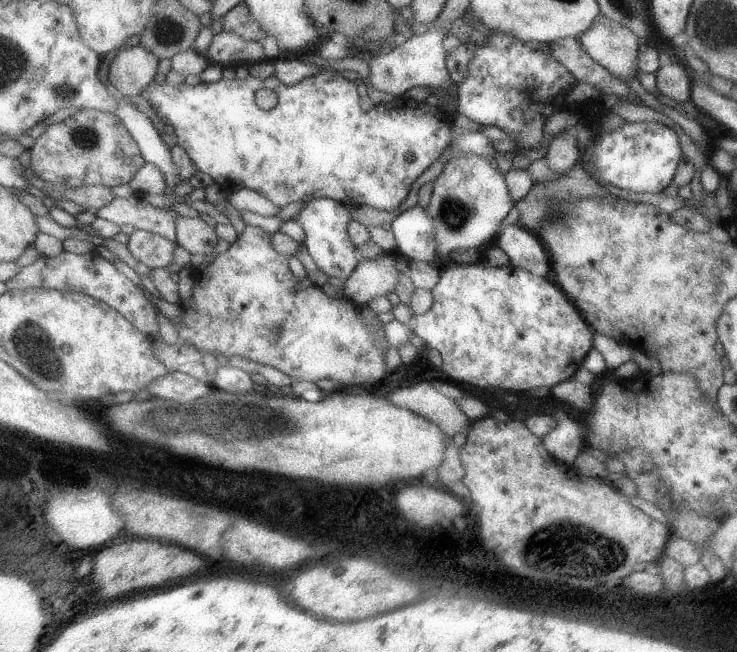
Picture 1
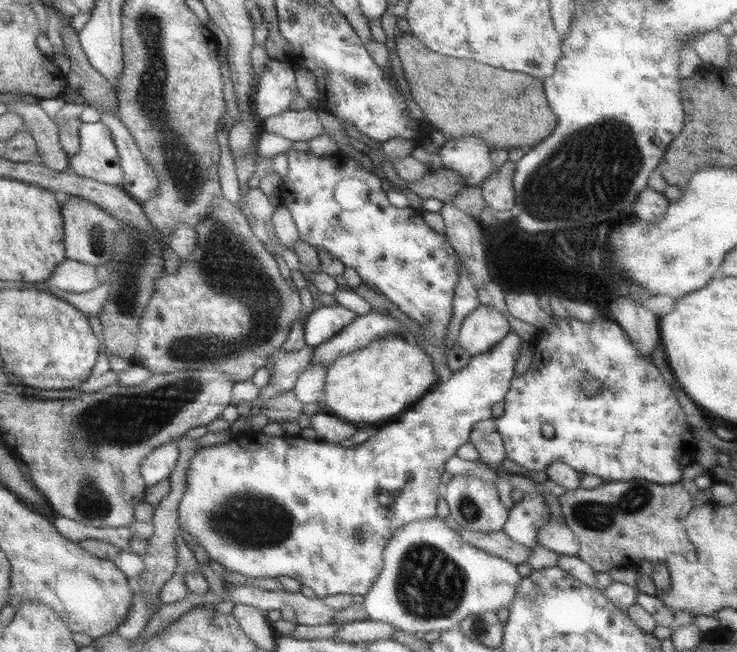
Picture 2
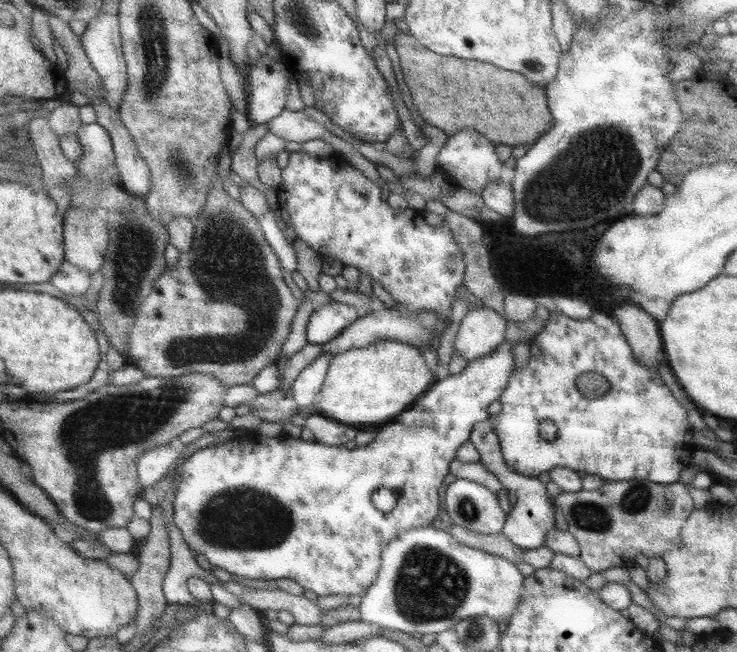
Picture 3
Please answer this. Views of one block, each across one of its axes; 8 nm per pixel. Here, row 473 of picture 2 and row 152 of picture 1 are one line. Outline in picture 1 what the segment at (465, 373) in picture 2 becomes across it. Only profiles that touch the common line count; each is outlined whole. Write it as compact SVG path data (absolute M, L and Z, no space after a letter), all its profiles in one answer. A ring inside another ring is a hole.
M326 68L315 71L314 75L304 78L302 82L293 85L286 85L278 76L272 78L260 78L252 74L248 78L240 78L236 76L234 79L221 78L218 82L201 82L196 86L187 84L186 82L178 85L170 85L168 82L152 82L144 92L142 92L141 100L152 104L156 119L161 126L171 124L178 136L178 144L188 149L196 168L200 172L208 173L222 188L227 189L229 193L239 191L245 188L258 190L263 192L278 206L284 208L294 202L308 203L313 198L330 197L336 200L344 201L344 204L369 207L386 211L396 212L400 210L402 203L408 198L409 187L414 184L423 171L425 171L431 164L434 164L440 158L442 152L448 148L450 144L450 128L453 126L454 115L449 114L445 109L439 105L430 105L424 102L417 103L416 101L402 100L397 102L388 102L379 105L374 105L372 109L363 112L360 109L360 95L358 94L357 82L350 81L342 76L341 73ZM262 88L270 88L279 95L278 105L271 111L265 111L258 106L258 90Z

